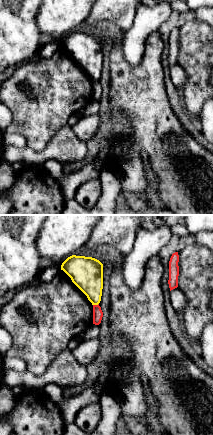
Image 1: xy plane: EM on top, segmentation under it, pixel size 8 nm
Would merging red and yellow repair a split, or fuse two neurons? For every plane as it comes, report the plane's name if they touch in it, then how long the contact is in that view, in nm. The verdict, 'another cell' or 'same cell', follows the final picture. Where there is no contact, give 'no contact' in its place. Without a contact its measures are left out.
contact in xy; length 50 nm

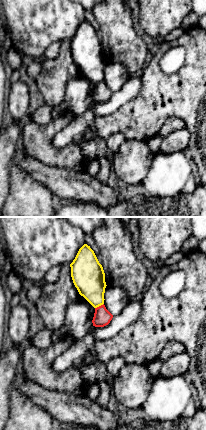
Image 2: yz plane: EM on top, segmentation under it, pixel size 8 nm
contact in yz; length 80 nm

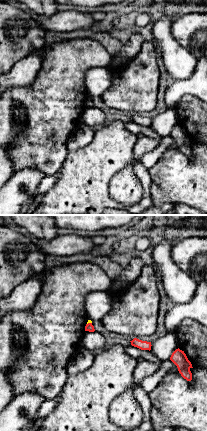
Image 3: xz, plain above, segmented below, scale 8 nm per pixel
contact in xz; length 40 nm

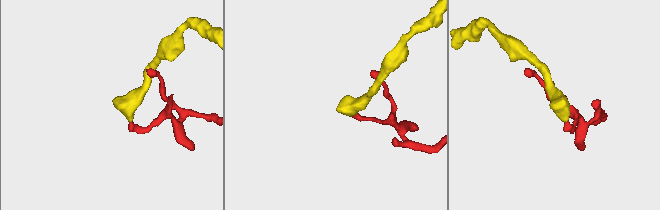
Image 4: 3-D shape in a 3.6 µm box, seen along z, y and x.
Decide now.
another cell

